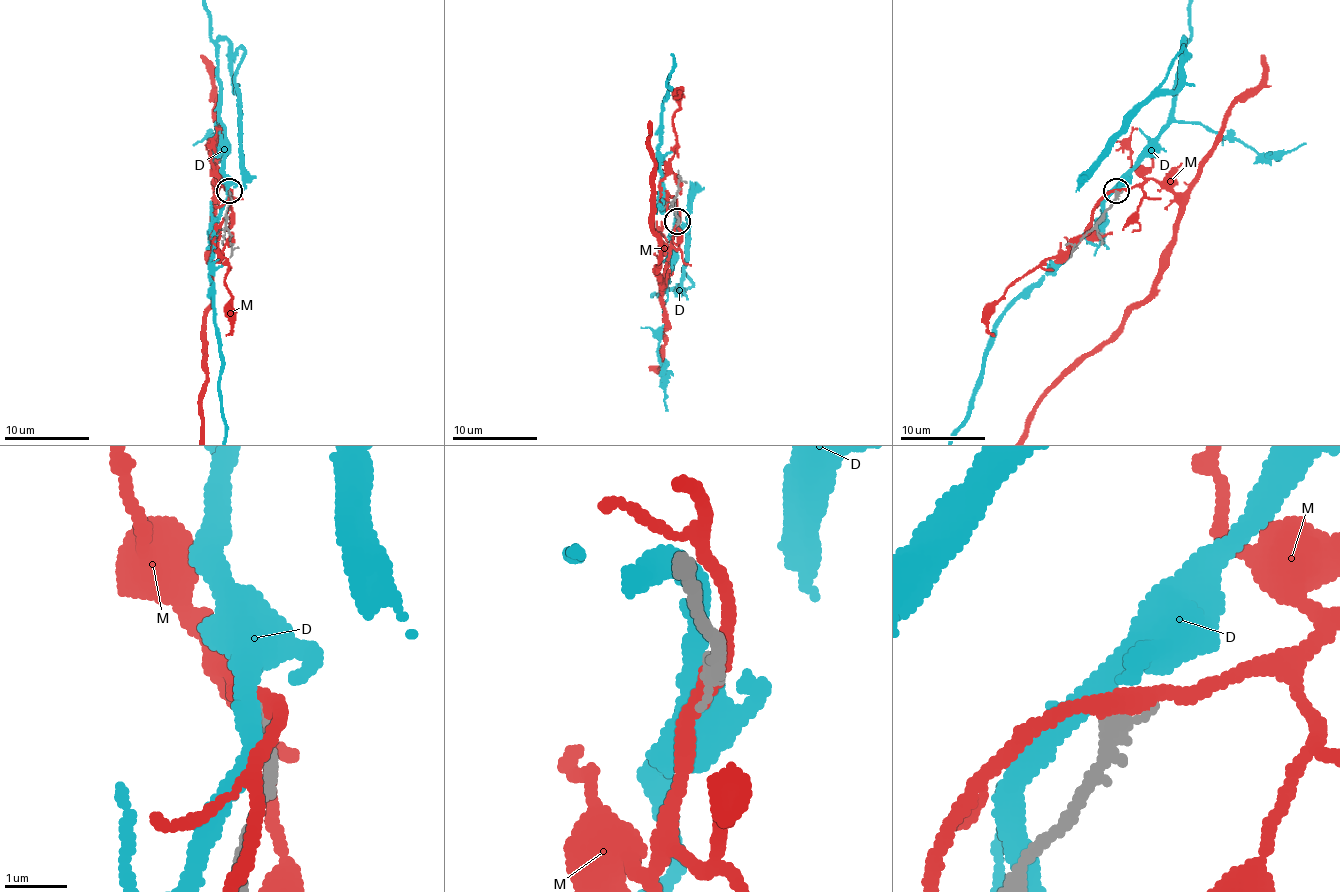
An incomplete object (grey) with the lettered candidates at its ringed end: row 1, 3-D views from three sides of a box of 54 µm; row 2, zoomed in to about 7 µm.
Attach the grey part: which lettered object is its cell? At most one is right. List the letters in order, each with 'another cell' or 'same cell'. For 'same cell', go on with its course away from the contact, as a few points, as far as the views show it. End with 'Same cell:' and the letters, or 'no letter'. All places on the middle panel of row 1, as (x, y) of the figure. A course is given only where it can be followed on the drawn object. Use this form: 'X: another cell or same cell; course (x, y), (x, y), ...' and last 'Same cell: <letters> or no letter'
D: another cell
M: another cell
Same cell: no letter

